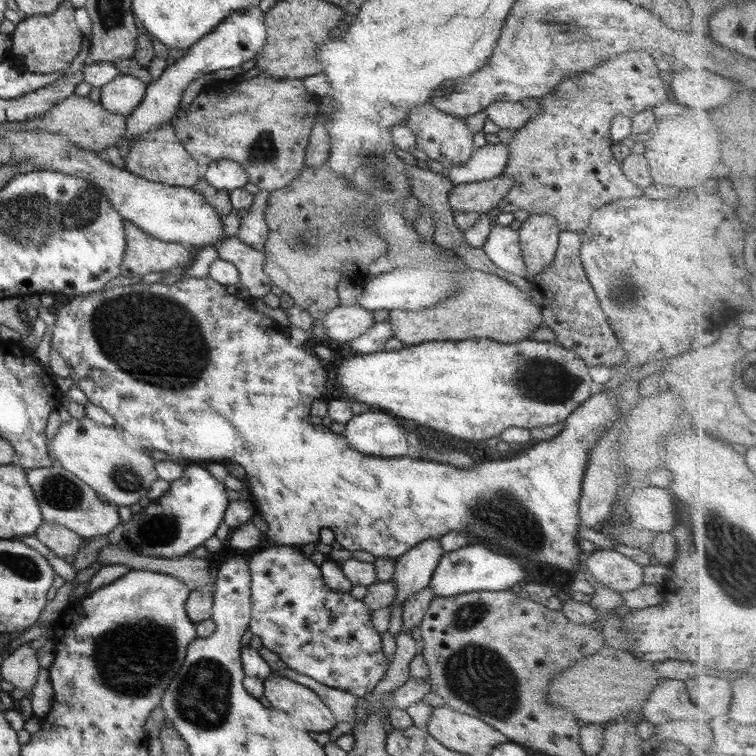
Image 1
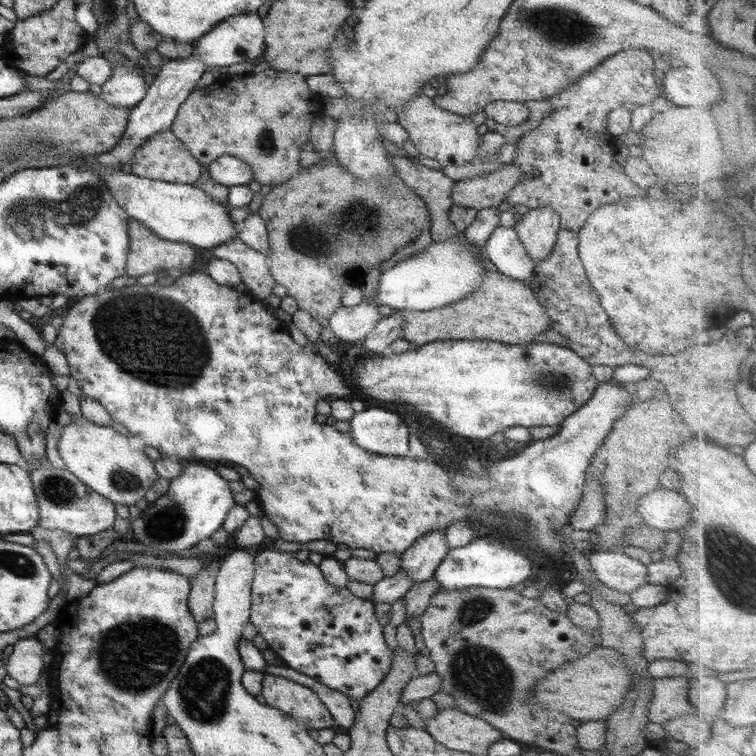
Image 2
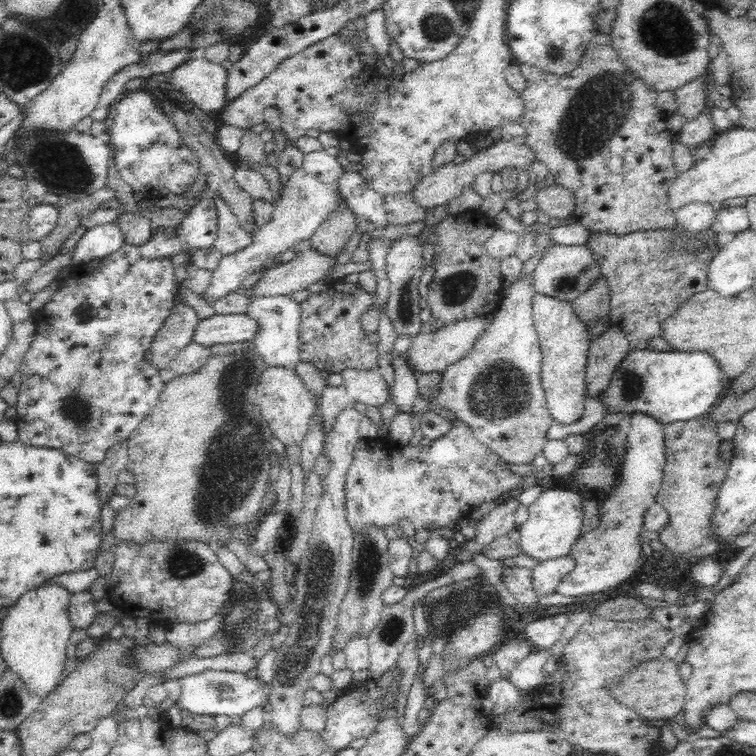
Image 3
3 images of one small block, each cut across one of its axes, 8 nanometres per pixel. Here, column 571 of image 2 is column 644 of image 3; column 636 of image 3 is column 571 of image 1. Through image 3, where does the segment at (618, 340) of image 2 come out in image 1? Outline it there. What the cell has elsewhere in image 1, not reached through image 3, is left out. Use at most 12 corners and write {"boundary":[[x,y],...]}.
{"boundary":[[561,231],[532,299],[558,345],[589,367],[627,352],[580,261],[580,233]]}

